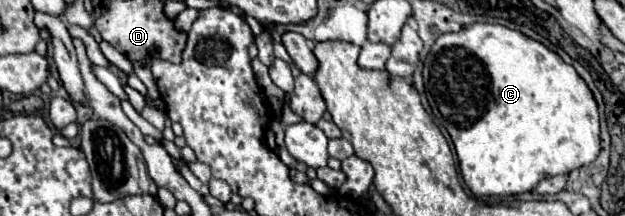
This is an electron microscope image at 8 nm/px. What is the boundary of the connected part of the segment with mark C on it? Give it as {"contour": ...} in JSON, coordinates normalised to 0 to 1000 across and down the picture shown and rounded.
{"contour":[[[755,111],[755,120],[739,130],[736,148],[717,148],[717,157],[701,167],[688,250],[678,278],[678,398],[682,398],[682,454],[685,454],[685,481],[691,500],[691,528],[701,556],[701,574],[707,574],[717,602],[726,685],[730,685],[730,713],[733,713],[739,824],[758,907],[816,907],[816,898],[845,889],[845,880],[858,870],[861,843],[877,824],[877,815],[909,806],[918,778],[928,778],[928,769],[950,750],[957,704],[960,704],[957,481],[954,481],[944,407],[938,398],[938,380],[890,241],[874,222],[867,194],[838,167],[829,139],[816,139],[816,130],[800,120],[800,111]]]}

